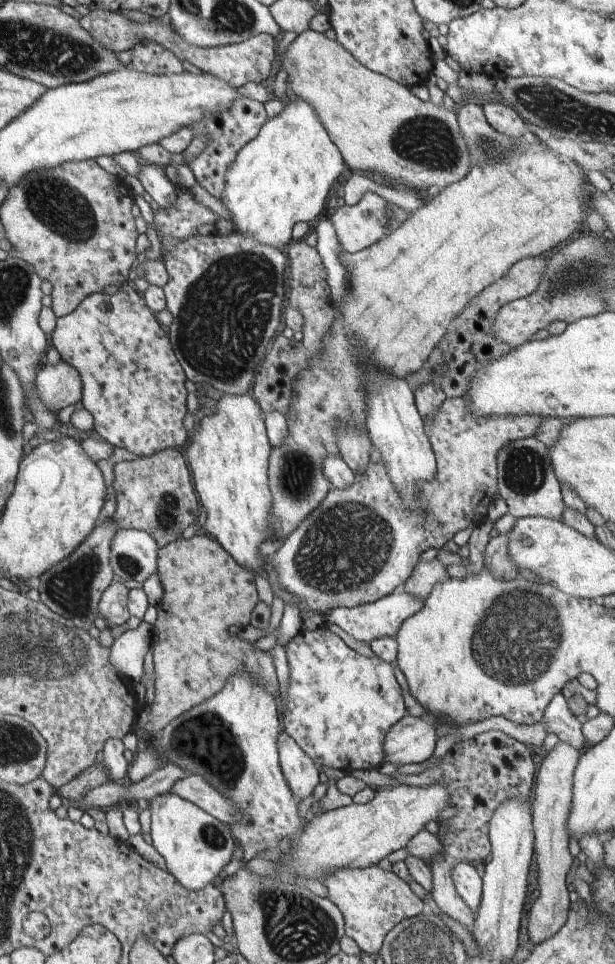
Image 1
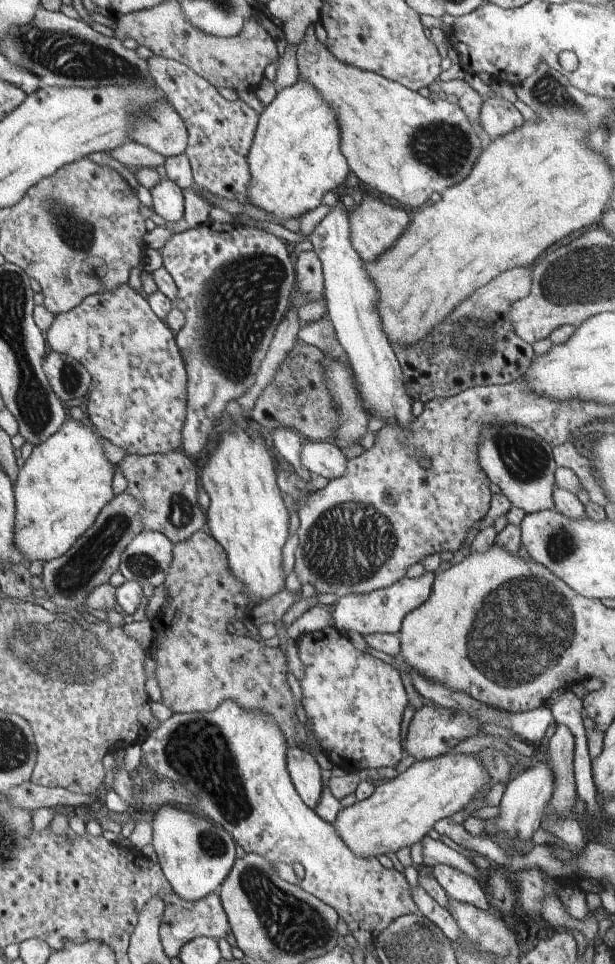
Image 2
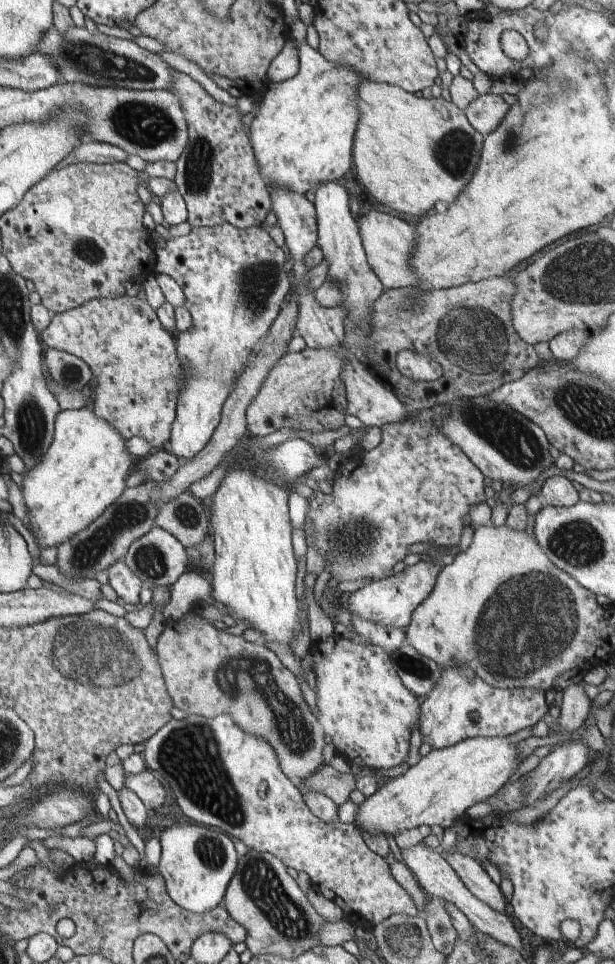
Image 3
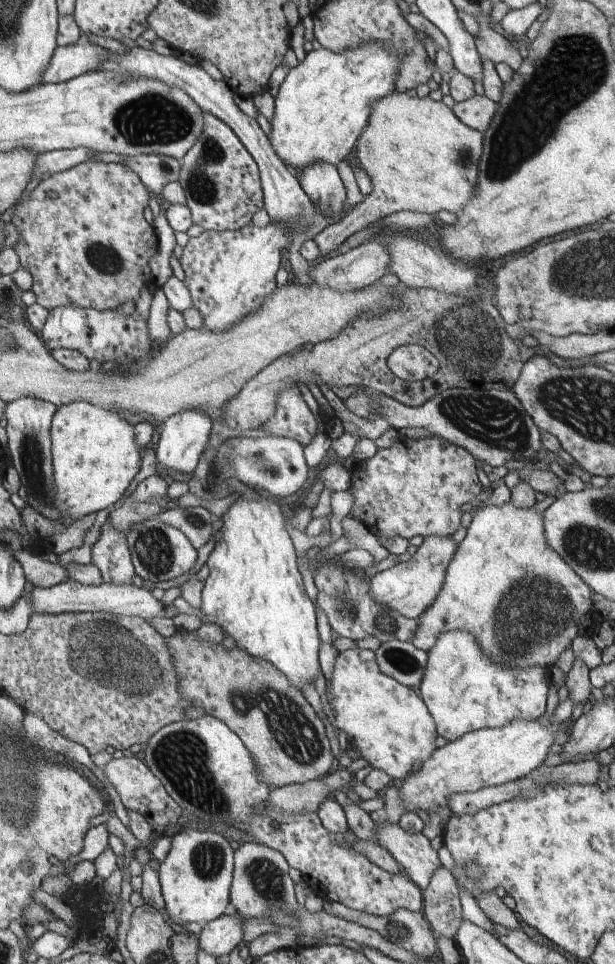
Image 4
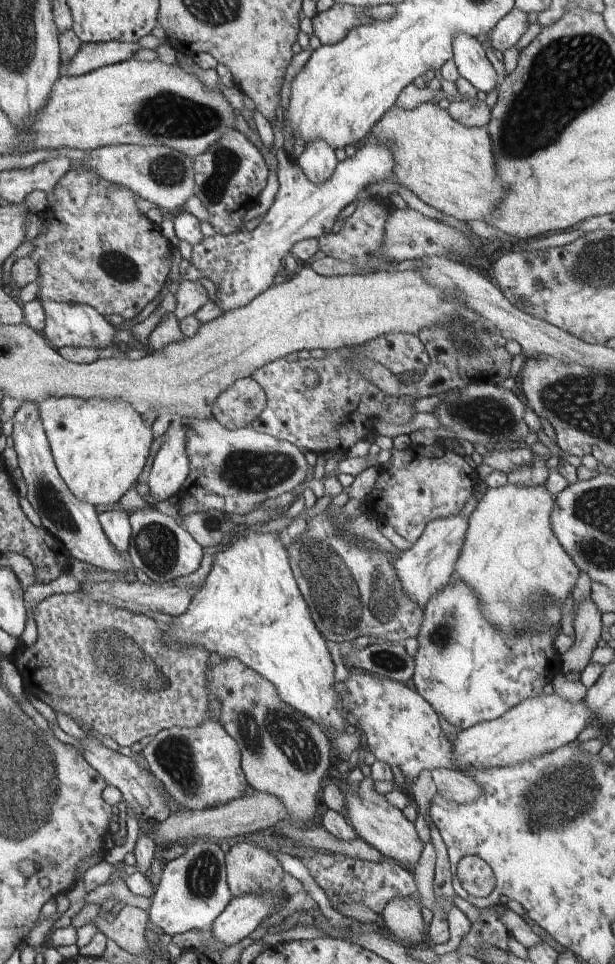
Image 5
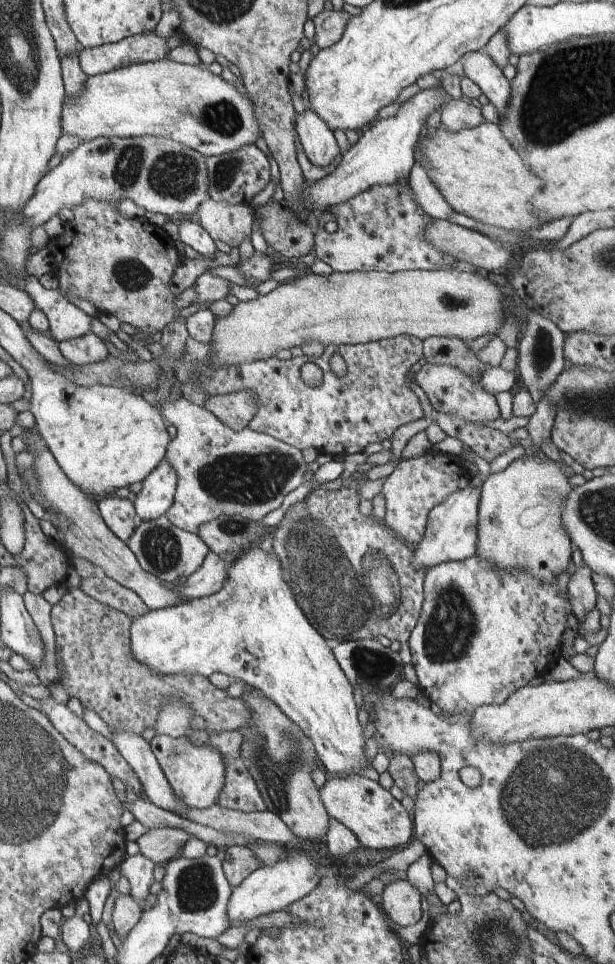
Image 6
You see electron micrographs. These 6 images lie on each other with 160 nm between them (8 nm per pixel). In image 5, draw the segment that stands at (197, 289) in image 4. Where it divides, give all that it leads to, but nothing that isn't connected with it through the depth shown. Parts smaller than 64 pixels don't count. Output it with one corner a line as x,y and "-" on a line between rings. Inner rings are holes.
366,139
361,145
357,146
357,151
354,156
351,158
345,159
343,162
339,162
337,164
337,167
335,168
334,174
324,182
321,183
314,183
311,180
308,180
302,172
302,169
298,166
298,163
290,158
285,152
284,149
278,149
276,152
276,156
278,159
278,168
277,168
277,176
279,180
279,189
278,192
275,194
275,199
273,200
272,205
270,206
267,213
263,216
262,221
258,223
258,226
254,228
254,230
247,230
240,229
239,232
233,232
229,235
219,235
218,233
214,234
214,236
210,237
202,237
202,240
200,242
197,242
192,247
192,254
190,258
190,262
204,278
208,278
212,284
215,284
217,288
216,293
216,305
220,308
220,311
222,313
226,313
229,311
232,311
236,308
243,308
245,305
248,305
252,300
254,300
255,296
258,296
259,294
262,294
267,288
270,288
273,285
274,277
276,274
278,274
278,270
280,270
280,264
282,264
282,259
288,252
292,250
292,247
294,244
296,244
298,241
304,240
306,238
308,239
319,239
321,236
327,235
328,233
332,232
332,226
334,226
335,221
339,218
338,215
340,214
340,211
343,208
346,208
348,204
351,202
354,202
356,200
356,196
360,194
361,190
364,190
368,184
371,184
375,181
391,181
391,172
393,169
394,164
394,157
392,156
392,153
390,152
390,149
386,145
382,145
381,142
378,143
376,140
370,140

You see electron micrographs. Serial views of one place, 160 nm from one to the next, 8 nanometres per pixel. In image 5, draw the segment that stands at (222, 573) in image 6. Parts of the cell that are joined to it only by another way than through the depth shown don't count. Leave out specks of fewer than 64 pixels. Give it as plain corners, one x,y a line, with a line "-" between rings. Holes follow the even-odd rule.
125,580
112,583
86,583
81,584
78,591
82,595
88,596
96,603
105,603
116,609
124,609
132,613
143,614
167,614
168,616
178,617
187,612
188,606
193,600
196,591
188,591
177,588
176,586
146,586
142,582
127,582

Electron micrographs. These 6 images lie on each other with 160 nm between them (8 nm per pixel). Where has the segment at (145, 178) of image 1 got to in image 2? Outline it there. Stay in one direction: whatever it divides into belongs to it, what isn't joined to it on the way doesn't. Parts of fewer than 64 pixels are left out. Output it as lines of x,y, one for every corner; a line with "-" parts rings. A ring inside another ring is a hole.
160,178
149,189
151,192
153,210
162,216
168,222
176,222
183,217
185,213
185,198
183,189
181,189
175,182
168,178

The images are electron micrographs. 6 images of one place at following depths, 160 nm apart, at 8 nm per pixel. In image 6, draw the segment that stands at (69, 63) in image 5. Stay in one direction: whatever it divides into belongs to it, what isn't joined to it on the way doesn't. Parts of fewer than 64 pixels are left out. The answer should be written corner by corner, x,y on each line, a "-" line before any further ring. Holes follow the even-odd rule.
144,32
115,43
81,48
79,63
89,78
131,64
162,60
168,51
165,38
157,36
155,32

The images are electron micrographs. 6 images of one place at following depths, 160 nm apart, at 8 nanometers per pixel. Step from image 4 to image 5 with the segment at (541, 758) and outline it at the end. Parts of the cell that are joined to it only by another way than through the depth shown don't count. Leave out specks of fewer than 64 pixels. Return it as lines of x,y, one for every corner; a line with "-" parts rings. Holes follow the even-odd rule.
542,694
528,698
520,705
508,710
498,719
476,724
456,734
453,742
453,760
458,772
465,769
490,769
531,762
537,757
570,745
596,716
581,700
578,703
566,702
557,694

